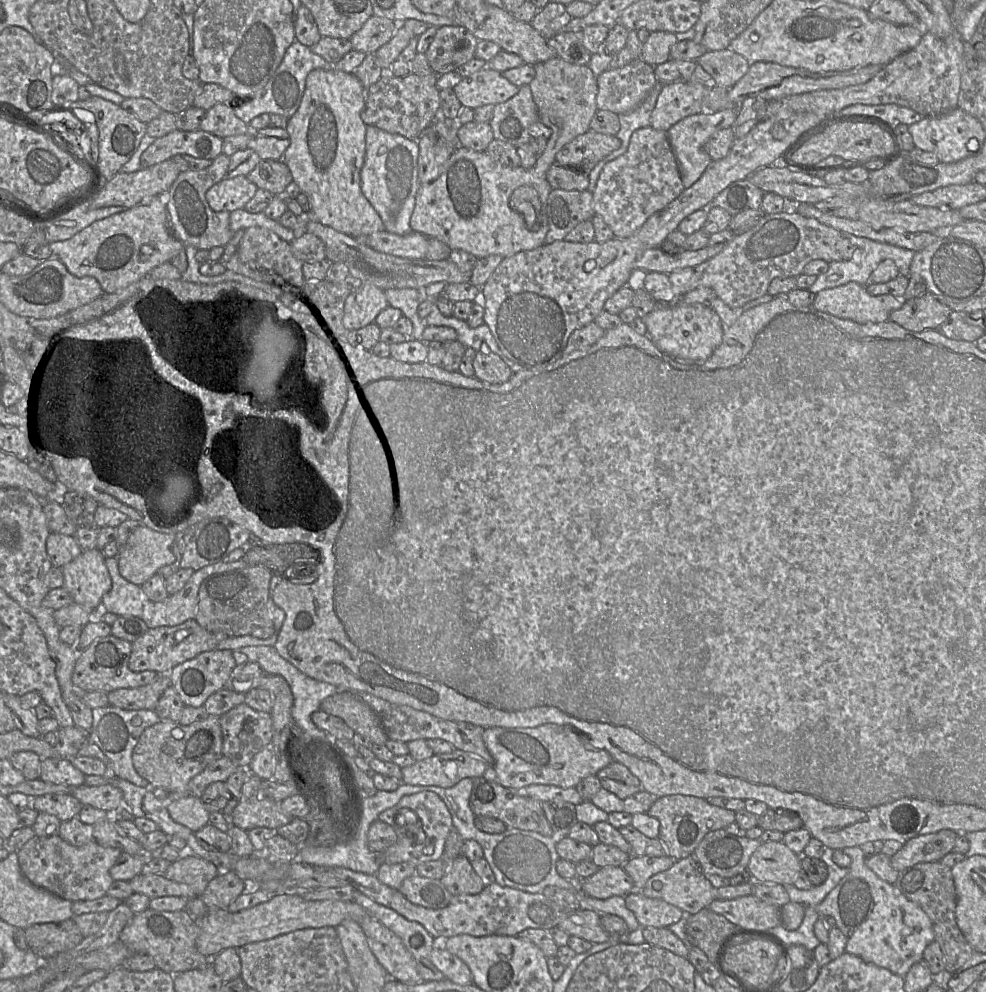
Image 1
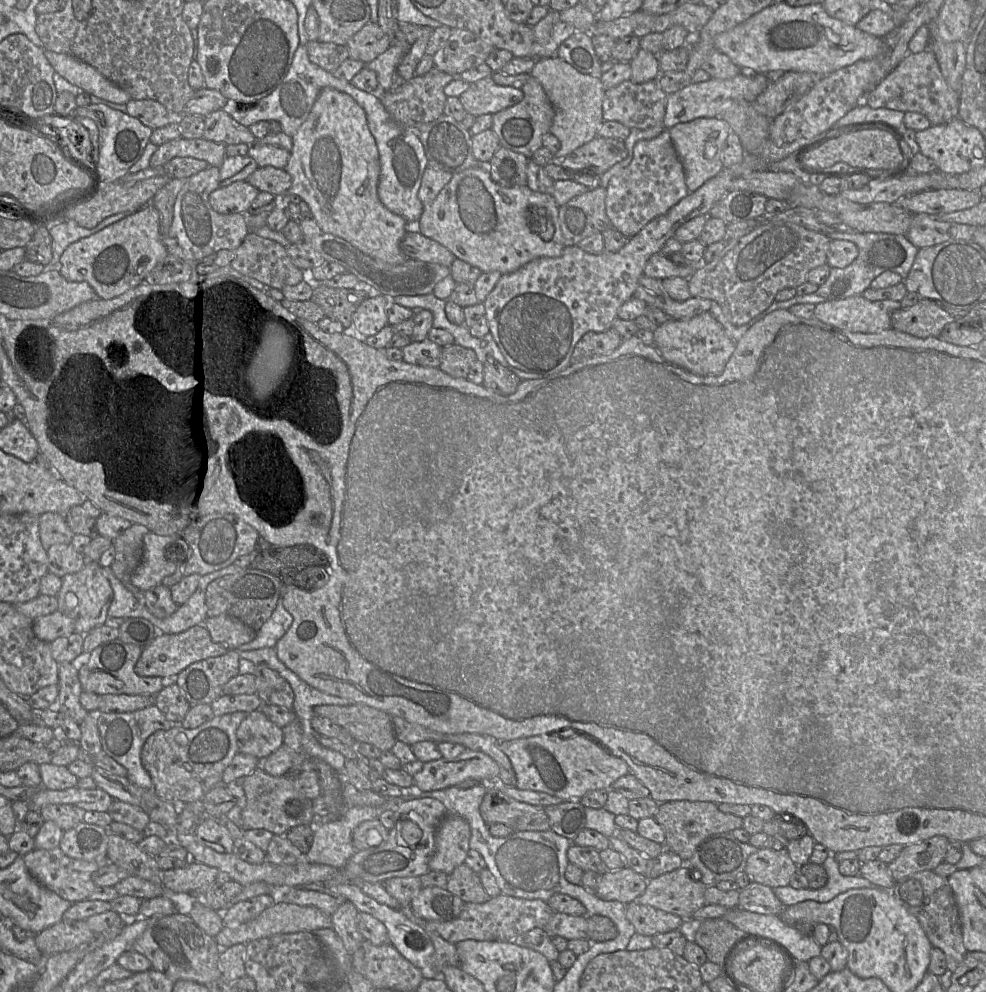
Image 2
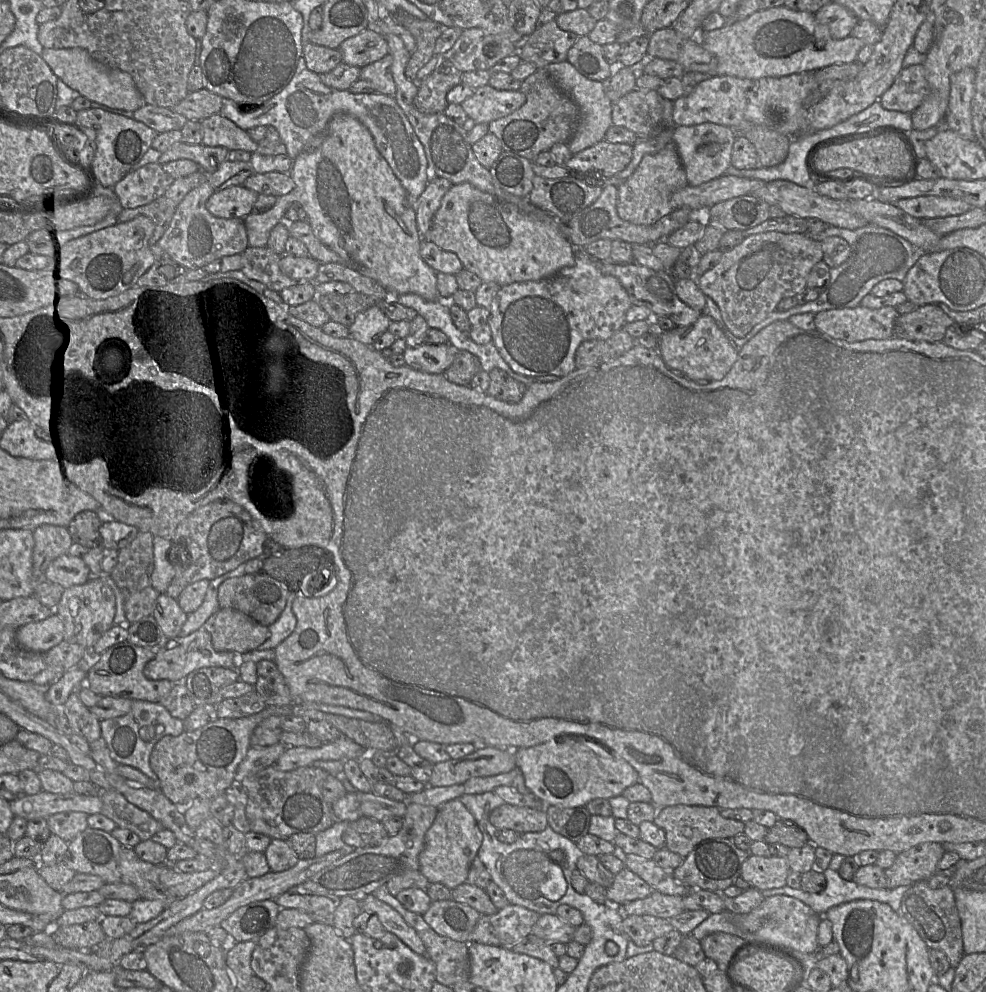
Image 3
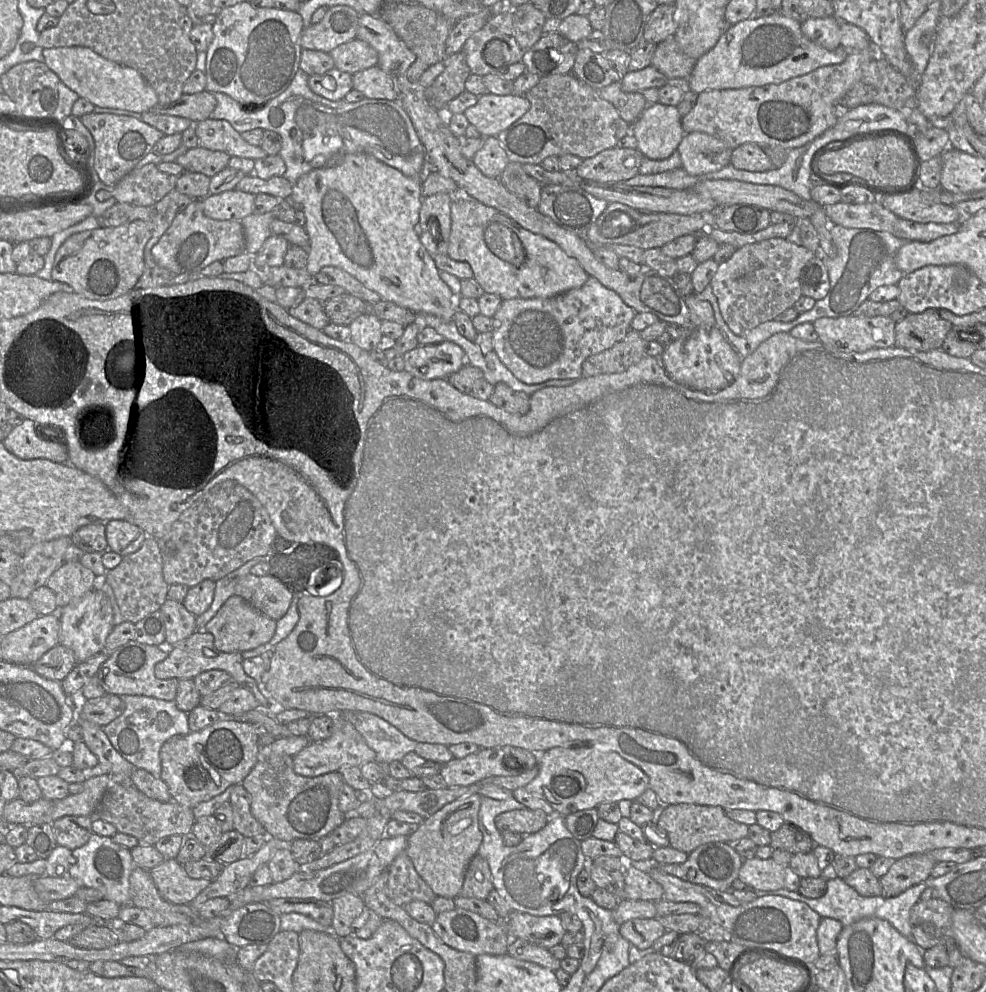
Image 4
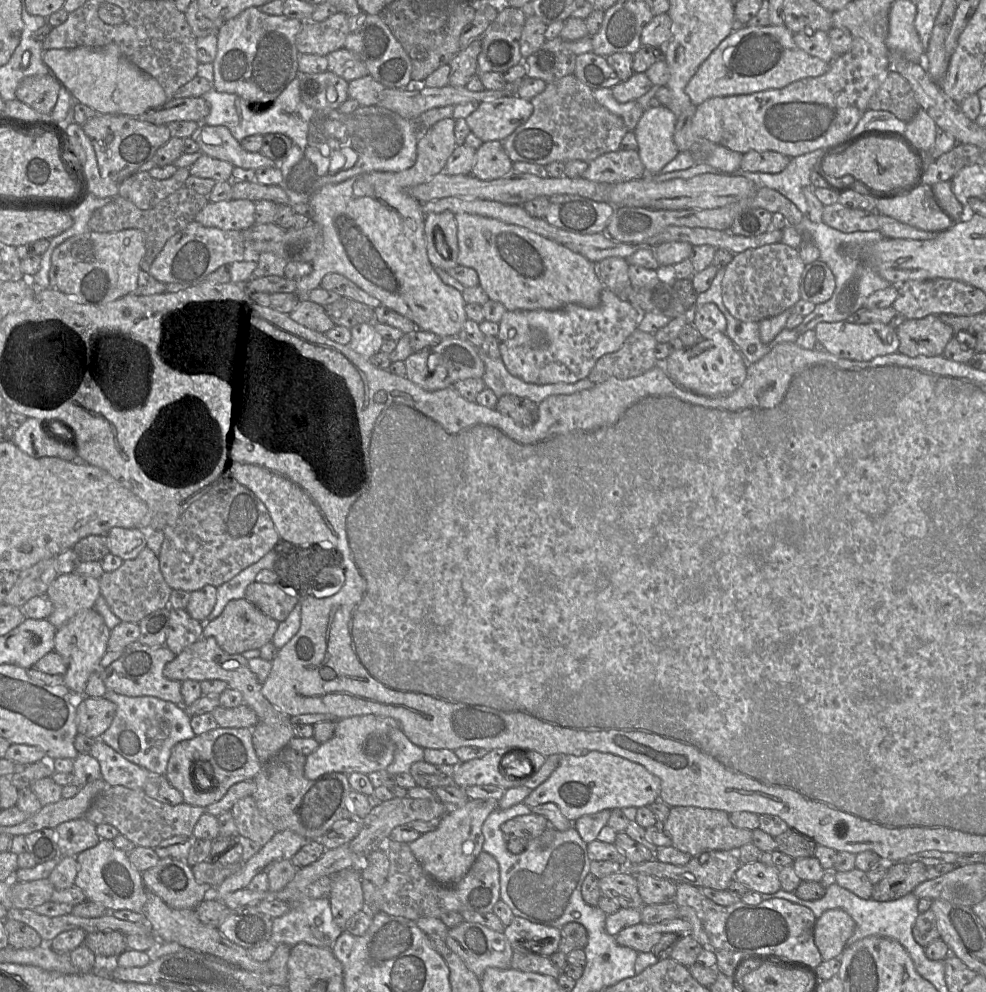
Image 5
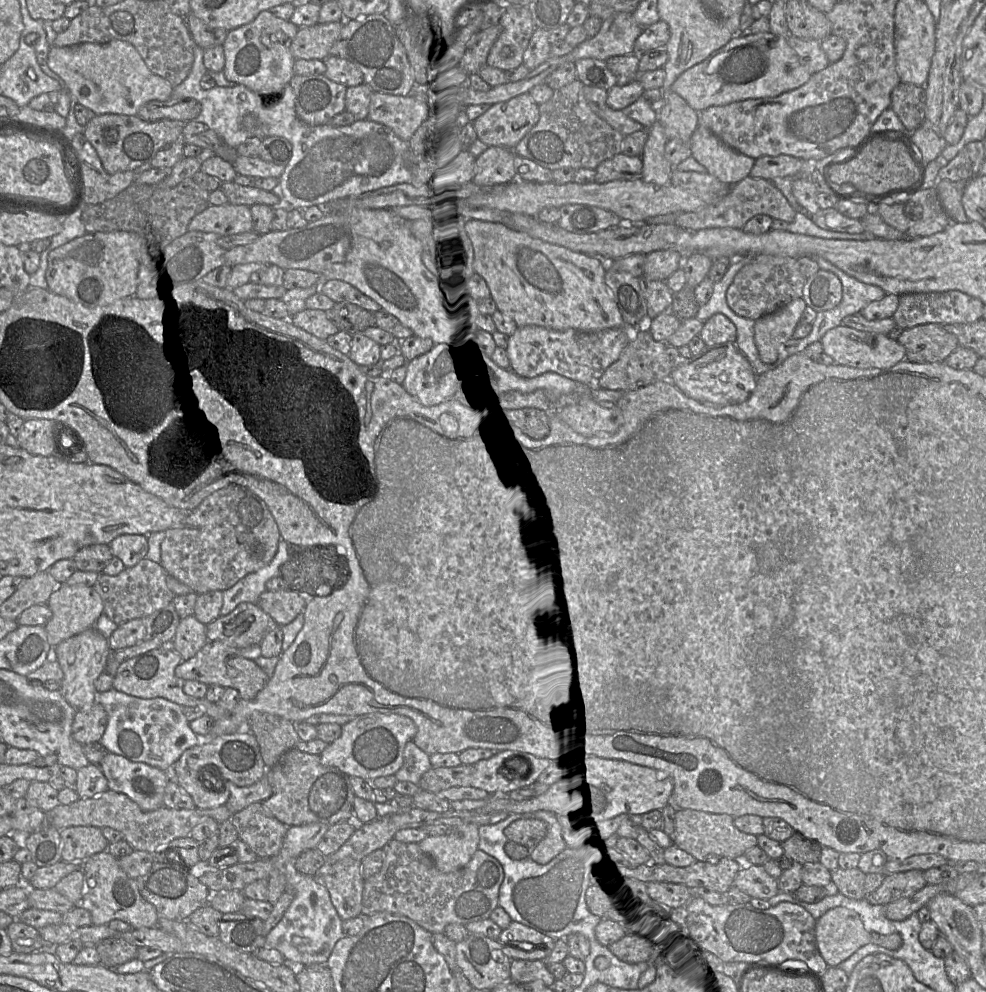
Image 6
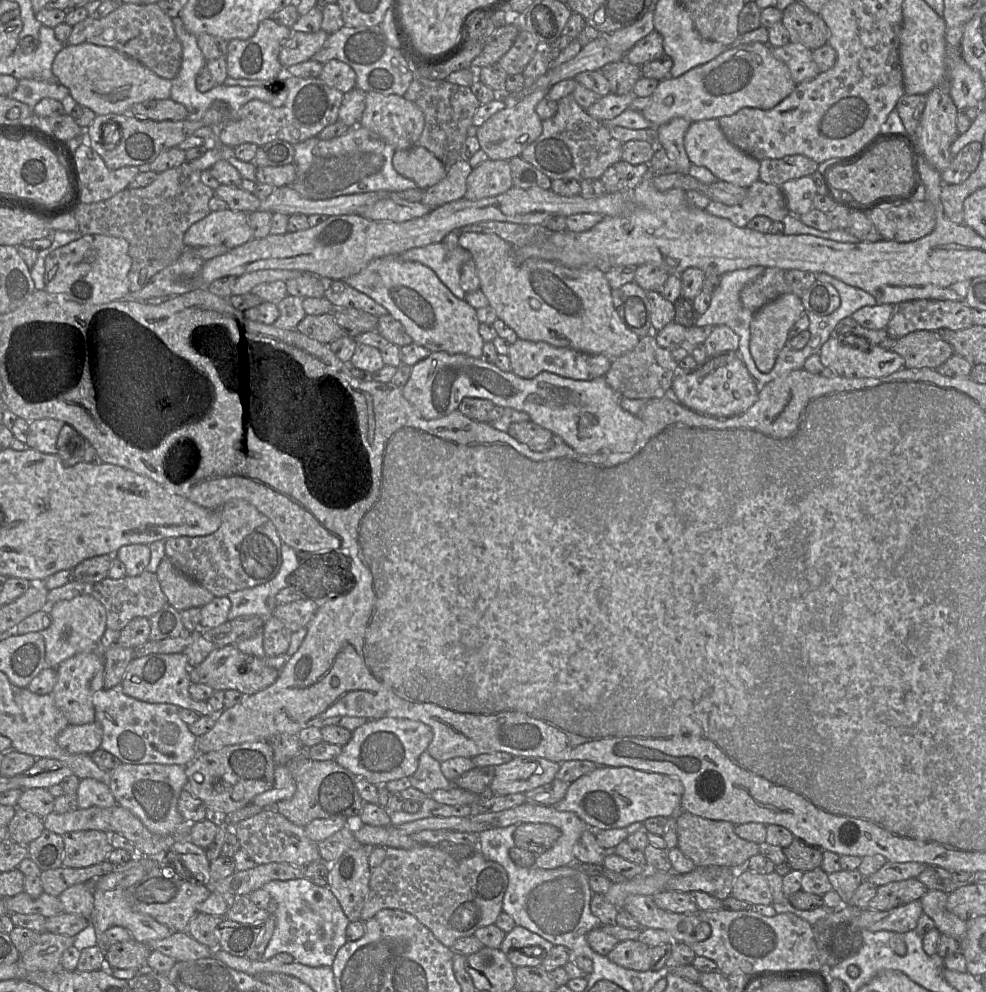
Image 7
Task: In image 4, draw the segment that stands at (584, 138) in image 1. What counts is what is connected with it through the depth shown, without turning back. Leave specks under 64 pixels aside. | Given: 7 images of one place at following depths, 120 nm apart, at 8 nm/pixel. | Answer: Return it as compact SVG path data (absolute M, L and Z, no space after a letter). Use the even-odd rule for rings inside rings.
M609 148L583 159L575 169L576 176L597 182L625 182L639 174L644 155L636 148Z

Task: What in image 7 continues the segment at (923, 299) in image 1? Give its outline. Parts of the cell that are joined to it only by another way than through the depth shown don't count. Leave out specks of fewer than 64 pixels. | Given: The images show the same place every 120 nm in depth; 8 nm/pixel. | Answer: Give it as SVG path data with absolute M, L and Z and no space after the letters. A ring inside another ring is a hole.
M919 330L896 340L892 351L904 359L905 368L937 368L954 354L952 346L935 331Z

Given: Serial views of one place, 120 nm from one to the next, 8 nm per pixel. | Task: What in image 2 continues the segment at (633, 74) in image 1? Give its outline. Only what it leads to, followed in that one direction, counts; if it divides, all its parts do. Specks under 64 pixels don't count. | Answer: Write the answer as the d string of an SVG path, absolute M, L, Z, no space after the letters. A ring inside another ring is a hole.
M657 79L645 83L627 80L605 91L603 118L645 130L663 124L666 104L667 94Z

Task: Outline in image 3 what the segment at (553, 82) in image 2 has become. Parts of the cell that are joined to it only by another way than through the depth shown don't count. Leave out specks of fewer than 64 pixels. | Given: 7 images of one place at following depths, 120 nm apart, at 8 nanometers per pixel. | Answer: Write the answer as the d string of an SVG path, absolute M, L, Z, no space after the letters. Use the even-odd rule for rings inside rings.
M567 60L551 63L545 67L557 87L566 95L568 95L578 106L580 112L579 124L567 143L569 150L574 155L586 148L589 148L598 142L605 140L605 134L612 122L612 102L604 92L602 82L591 80L582 75Z

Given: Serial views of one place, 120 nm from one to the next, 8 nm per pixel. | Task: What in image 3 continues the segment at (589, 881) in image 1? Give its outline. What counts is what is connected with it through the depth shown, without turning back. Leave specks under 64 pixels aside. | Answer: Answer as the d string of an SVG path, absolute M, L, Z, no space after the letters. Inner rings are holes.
M624 867L615 875L613 884L607 889L607 899L613 905L643 899L654 890L638 875Z

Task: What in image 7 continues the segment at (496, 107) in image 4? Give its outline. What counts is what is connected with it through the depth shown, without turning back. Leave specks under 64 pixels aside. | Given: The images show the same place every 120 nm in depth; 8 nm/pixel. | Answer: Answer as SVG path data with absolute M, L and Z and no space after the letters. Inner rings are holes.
M539 89L518 101L508 101L504 109L493 114L477 128L476 138L488 159L509 161L513 157L519 157L541 135L542 120L536 113L536 106L547 94L548 89Z

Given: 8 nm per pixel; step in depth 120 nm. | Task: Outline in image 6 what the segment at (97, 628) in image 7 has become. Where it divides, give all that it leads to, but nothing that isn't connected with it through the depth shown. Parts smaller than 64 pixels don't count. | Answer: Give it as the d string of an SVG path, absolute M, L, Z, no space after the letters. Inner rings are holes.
M58 584L55 590L52 592L47 605L52 611L52 617L45 625L45 630L47 633L48 641L52 646L52 654L53 649L62 641L73 637L77 634L82 633L83 631L93 628L97 619L104 612L104 605L101 599L101 596L97 593L93 586L86 586L83 584L77 585L67 585L67 584Z

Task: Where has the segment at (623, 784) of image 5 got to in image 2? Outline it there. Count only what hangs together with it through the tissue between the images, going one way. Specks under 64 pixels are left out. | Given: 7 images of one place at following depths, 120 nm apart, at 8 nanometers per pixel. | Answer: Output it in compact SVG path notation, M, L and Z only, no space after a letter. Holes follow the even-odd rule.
M572 728L563 729L561 734L553 732L499 742L512 764L517 788L544 792L563 802L580 802L592 790L610 790L618 778L630 773L623 759L607 751L598 741L593 742L586 733Z

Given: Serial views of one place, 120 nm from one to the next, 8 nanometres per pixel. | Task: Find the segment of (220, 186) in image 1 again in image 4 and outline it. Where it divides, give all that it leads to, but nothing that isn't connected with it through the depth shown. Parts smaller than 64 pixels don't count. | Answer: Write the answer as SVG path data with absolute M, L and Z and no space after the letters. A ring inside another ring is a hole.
M237 189L209 194L202 200L205 216L214 220L241 222L254 212L255 195Z

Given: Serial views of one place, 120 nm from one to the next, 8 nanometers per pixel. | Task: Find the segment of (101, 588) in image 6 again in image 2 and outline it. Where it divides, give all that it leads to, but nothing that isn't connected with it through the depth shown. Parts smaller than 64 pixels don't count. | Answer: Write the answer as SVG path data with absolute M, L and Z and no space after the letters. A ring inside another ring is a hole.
M131 524L114 540L115 557L111 564L114 575L129 589L141 603L144 603L144 591L131 583L131 575L141 562L143 538L149 530L141 524Z

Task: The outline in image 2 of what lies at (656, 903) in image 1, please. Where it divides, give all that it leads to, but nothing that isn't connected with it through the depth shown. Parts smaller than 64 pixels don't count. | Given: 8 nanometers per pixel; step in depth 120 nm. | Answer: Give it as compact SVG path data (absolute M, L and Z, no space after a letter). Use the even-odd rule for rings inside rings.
M631 902L626 905L626 917L636 933L645 936L679 930L683 919L652 906Z

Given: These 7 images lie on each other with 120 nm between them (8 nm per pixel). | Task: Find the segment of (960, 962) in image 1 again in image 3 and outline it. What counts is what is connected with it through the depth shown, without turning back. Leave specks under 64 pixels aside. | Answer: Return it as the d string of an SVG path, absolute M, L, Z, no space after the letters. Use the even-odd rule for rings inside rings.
M925 880L911 884L901 899L899 914L915 928L929 949L942 951L947 956L951 967L958 966L965 953L961 920L954 891L949 885L941 889L931 889Z

